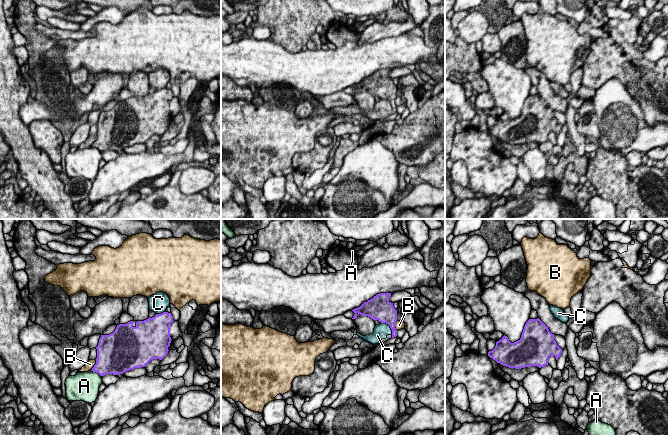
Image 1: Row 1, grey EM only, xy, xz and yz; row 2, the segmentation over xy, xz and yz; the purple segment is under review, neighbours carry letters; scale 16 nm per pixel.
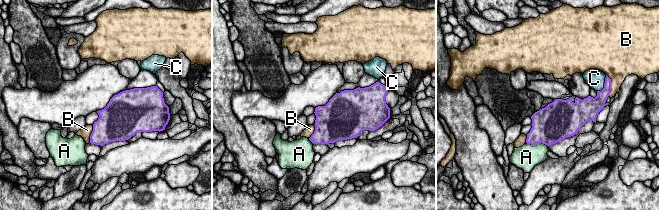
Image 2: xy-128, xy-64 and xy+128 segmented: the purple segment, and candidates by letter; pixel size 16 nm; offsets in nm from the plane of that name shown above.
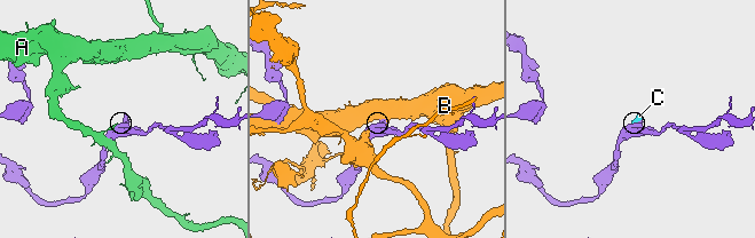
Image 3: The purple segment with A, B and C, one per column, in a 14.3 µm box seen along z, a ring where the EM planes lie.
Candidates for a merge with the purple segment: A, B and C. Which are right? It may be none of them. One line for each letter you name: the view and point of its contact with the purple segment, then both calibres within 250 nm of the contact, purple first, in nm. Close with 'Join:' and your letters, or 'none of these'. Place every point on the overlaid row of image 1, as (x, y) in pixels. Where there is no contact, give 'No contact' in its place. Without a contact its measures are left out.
Join: none of these

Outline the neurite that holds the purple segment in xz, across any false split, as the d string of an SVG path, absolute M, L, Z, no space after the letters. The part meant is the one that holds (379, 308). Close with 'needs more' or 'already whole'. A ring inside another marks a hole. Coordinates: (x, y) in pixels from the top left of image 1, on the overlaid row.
M380 293L372 299L364 302L360 307L353 309L355 313L352 319L356 319L357 315L368 316L371 319L386 323L392 330L392 338L397 336L395 323L397 321L397 310L393 303L389 301L391 293Z; already whole

